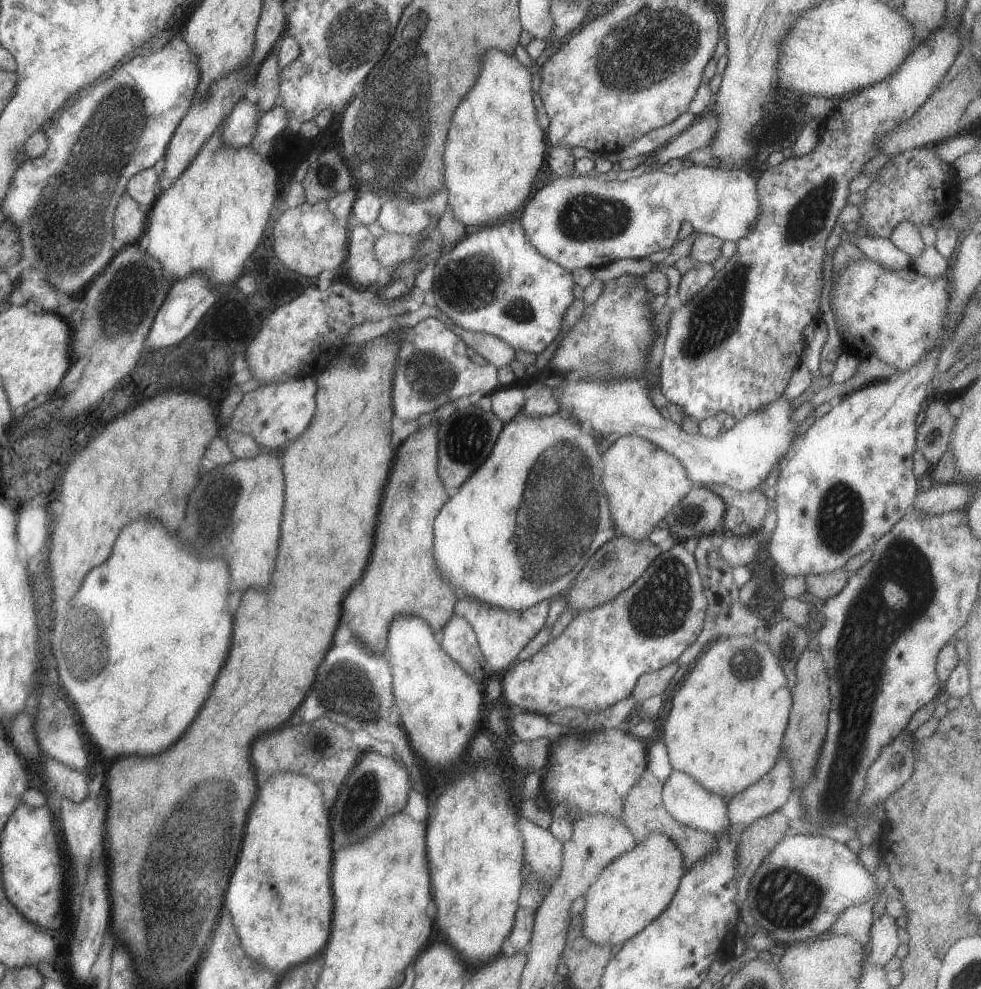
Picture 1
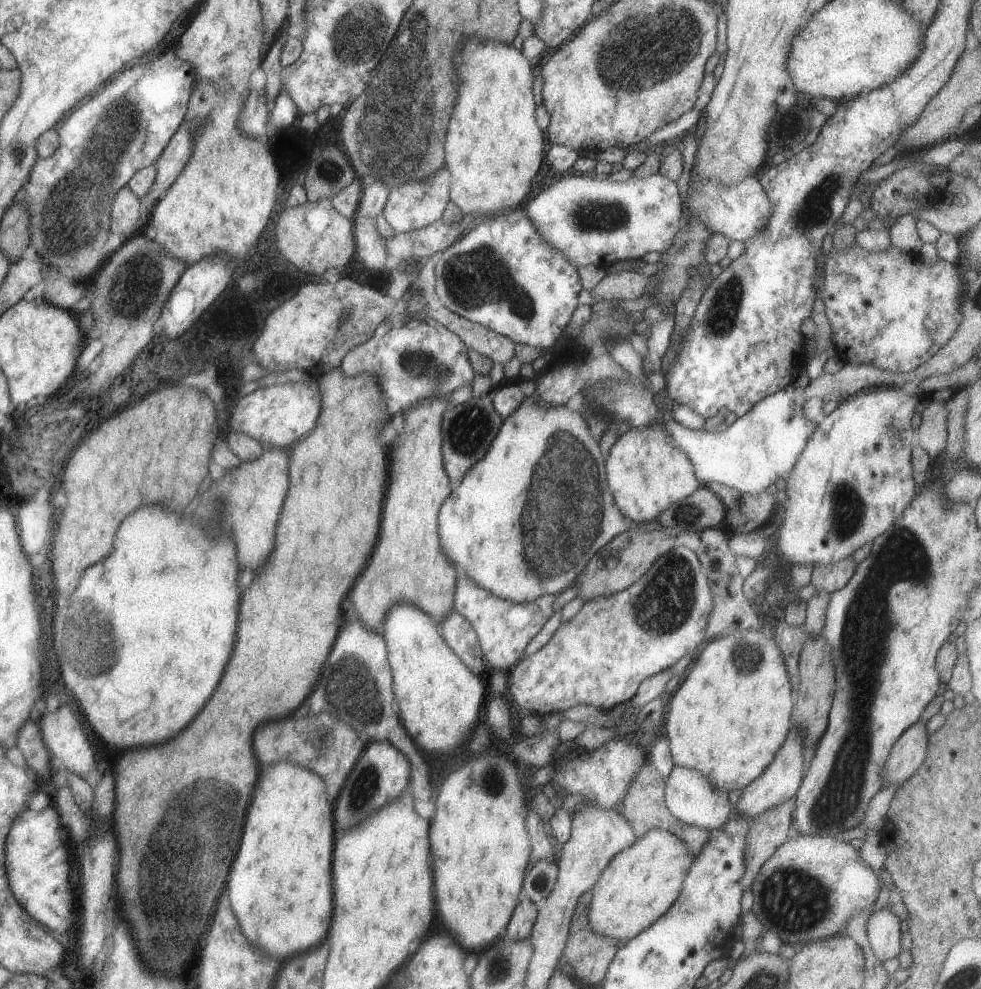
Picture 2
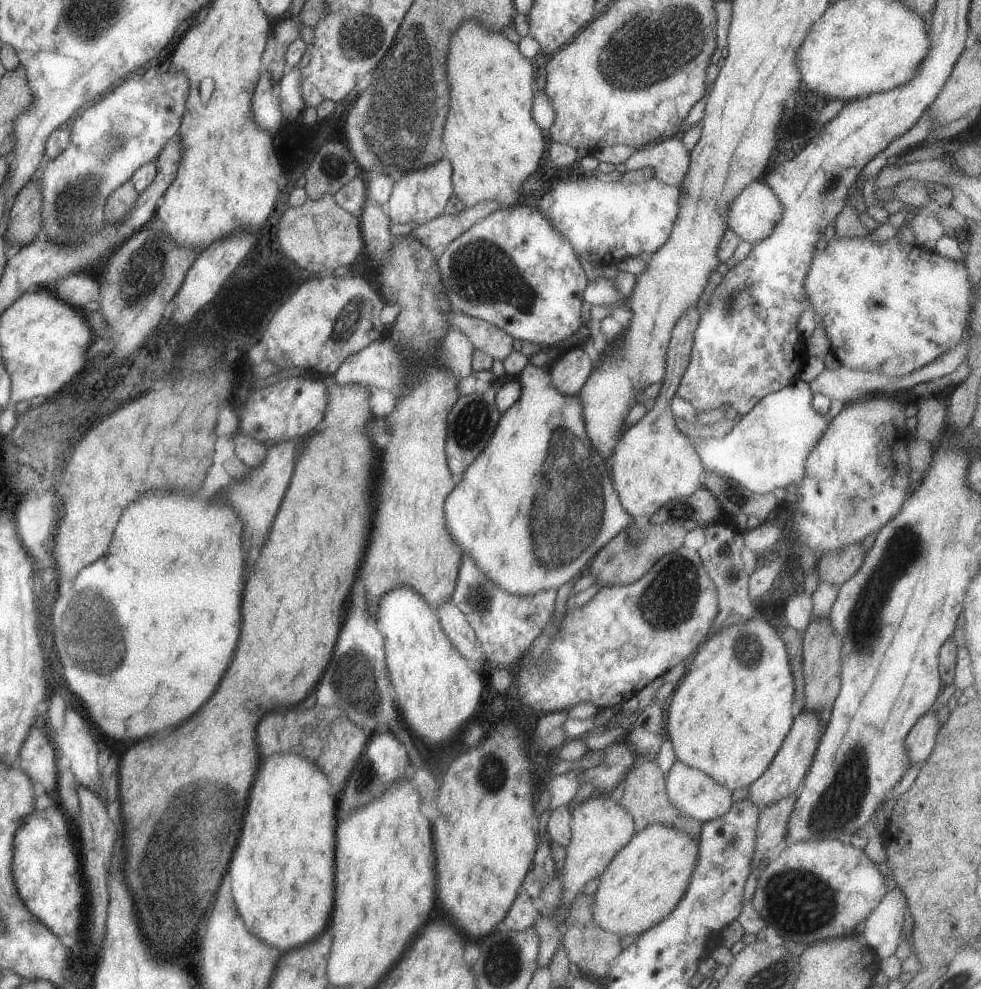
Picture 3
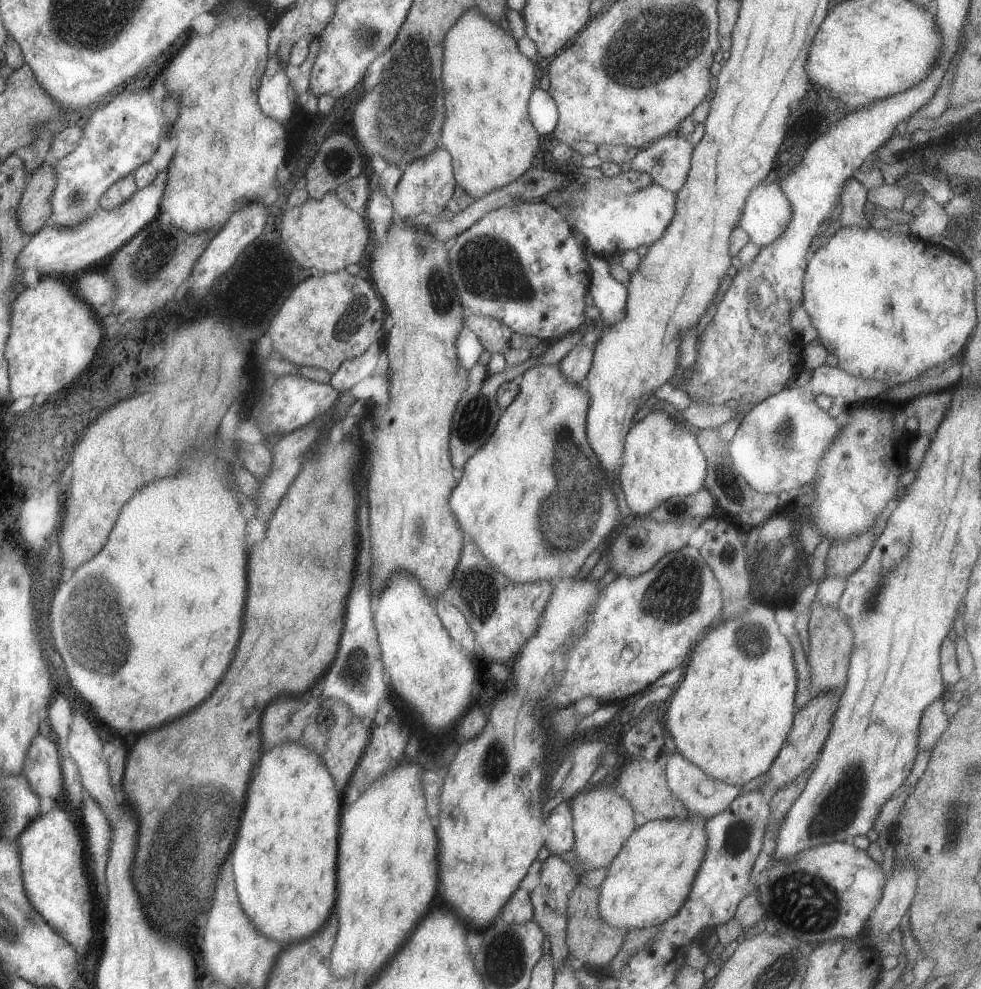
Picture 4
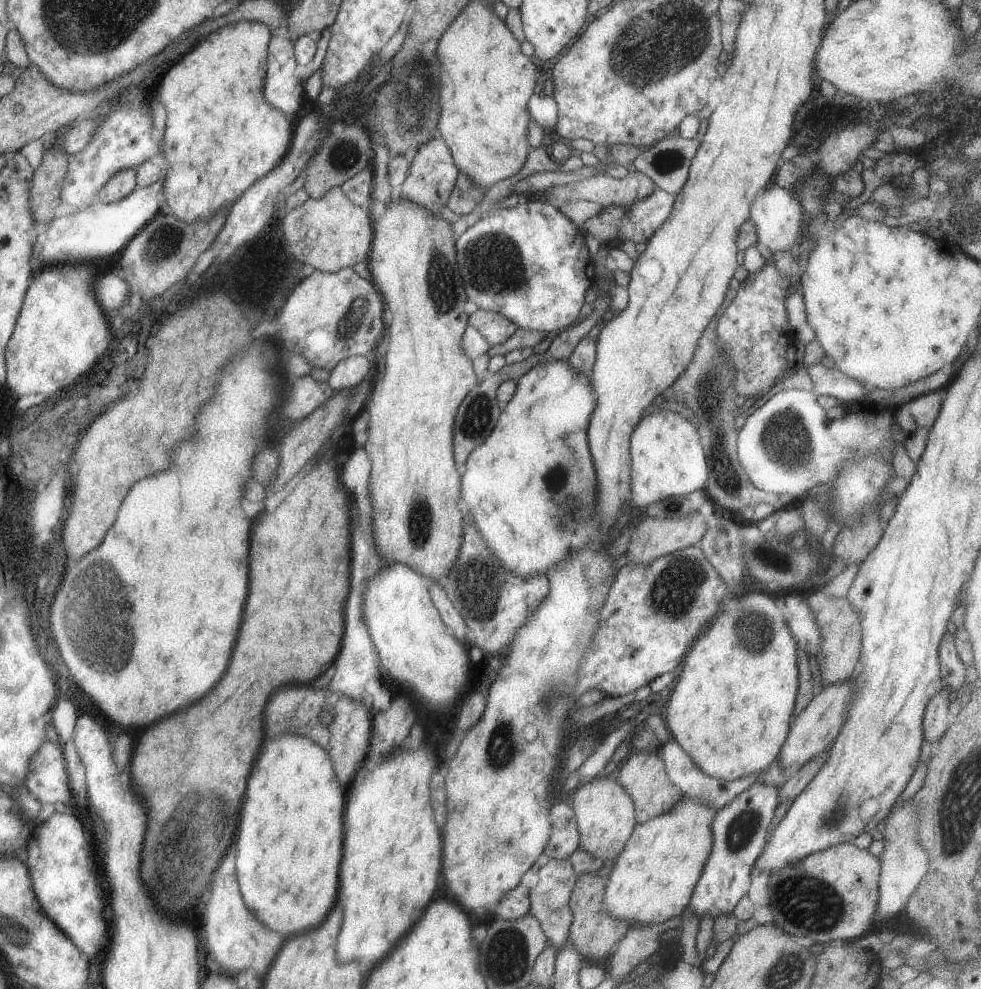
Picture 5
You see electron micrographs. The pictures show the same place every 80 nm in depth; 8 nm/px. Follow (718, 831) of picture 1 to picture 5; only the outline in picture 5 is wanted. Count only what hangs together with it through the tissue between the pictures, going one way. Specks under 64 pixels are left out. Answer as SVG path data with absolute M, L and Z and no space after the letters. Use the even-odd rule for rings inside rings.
M672 738L664 744L660 744L659 753L664 761L669 779L672 781L674 786L677 786L683 792L683 796L700 799L707 805L714 807L716 810L730 804L730 802L732 802L738 794L740 794L743 790L746 790L746 788L748 788L751 784L754 784L759 775L764 774L771 768L778 766L780 763L780 760L778 760L777 757L772 761L772 764L770 764L766 770L762 770L762 772L754 772L754 774L748 774L748 776L733 781L727 781L704 774L704 772L700 770L700 767L696 766L690 756L686 754L686 751Z

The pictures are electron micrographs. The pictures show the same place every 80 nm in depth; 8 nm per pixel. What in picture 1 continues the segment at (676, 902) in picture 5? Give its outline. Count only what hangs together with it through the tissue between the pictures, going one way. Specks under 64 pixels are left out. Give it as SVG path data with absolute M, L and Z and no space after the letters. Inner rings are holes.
M650 833L646 840L606 865L598 880L590 886L584 895L586 906L581 913L583 933L595 943L612 946L634 938L666 910L686 870L677 844L668 835Z

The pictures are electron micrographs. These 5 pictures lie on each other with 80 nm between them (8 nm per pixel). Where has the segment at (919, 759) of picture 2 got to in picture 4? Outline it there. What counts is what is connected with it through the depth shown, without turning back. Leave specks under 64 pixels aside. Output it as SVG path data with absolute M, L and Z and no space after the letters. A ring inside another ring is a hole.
M946 697L931 703L922 714L918 734L918 750L931 751L936 747L942 734L949 728L951 718L944 712Z

